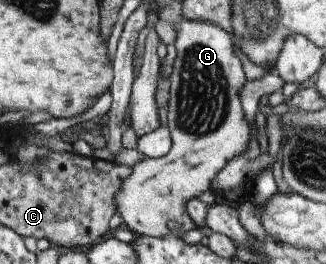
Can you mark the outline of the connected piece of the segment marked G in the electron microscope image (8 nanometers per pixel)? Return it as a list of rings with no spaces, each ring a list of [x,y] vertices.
[[[184,19],[174,26],[178,33],[174,43],[178,56],[174,61],[174,71],[169,77],[170,152],[162,158],[140,159],[131,167],[130,176],[126,177],[114,197],[115,211],[128,226],[128,230],[136,236],[160,238],[169,235],[172,229],[168,227],[168,221],[180,226],[174,230],[176,235],[182,236],[188,231],[195,230],[197,226],[188,216],[185,206],[193,198],[198,198],[204,191],[210,189],[214,177],[230,159],[244,154],[250,141],[250,127],[245,121],[245,113],[239,99],[239,91],[247,80],[241,60],[235,55],[232,34],[211,22]]]

